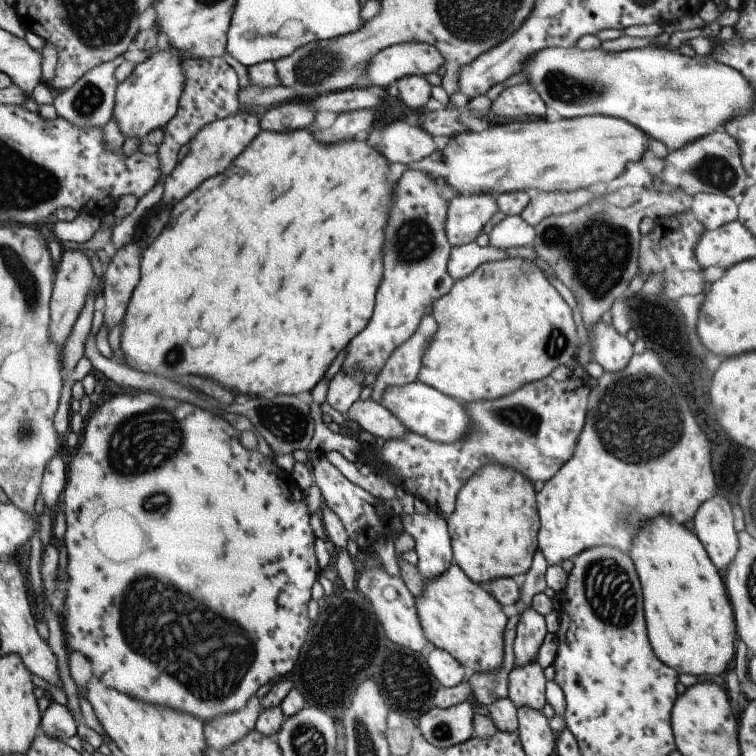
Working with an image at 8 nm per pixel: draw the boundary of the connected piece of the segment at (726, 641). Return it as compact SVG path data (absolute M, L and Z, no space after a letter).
M667 518L647 520L637 530L639 538L633 540L633 550L629 558L633 560L635 572L641 582L643 592L643 610L645 610L645 628L653 654L677 674L691 674L698 679L711 676L725 676L726 668L735 655L735 622L729 600L725 596L723 582L709 562L703 546L699 544L693 532L687 532L681 524L673 524Z

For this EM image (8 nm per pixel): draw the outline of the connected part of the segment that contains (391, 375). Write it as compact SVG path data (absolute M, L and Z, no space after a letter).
M431 315L421 317L417 330L393 350L391 356L383 362L379 374L375 376L374 382L368 389L373 402L379 405L385 388L403 386L416 380L423 352L427 350L435 330L437 330L436 322Z

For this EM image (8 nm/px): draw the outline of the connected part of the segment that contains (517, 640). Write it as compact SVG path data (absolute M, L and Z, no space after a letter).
M532 604L519 614L513 637L513 666L523 666L536 660L537 649L545 636L545 620Z

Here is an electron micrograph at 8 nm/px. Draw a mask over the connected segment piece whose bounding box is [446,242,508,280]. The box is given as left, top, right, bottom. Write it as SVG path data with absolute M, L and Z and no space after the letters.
M475 242L452 246L446 264L447 274L453 280L461 280L480 264L503 260L507 256L505 248L495 248L491 245L485 247Z

